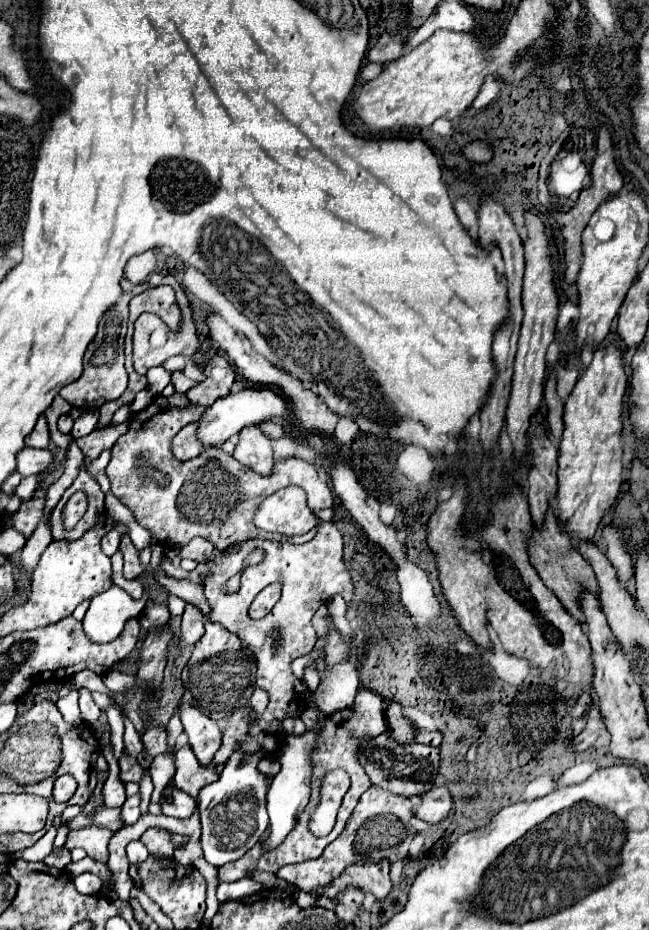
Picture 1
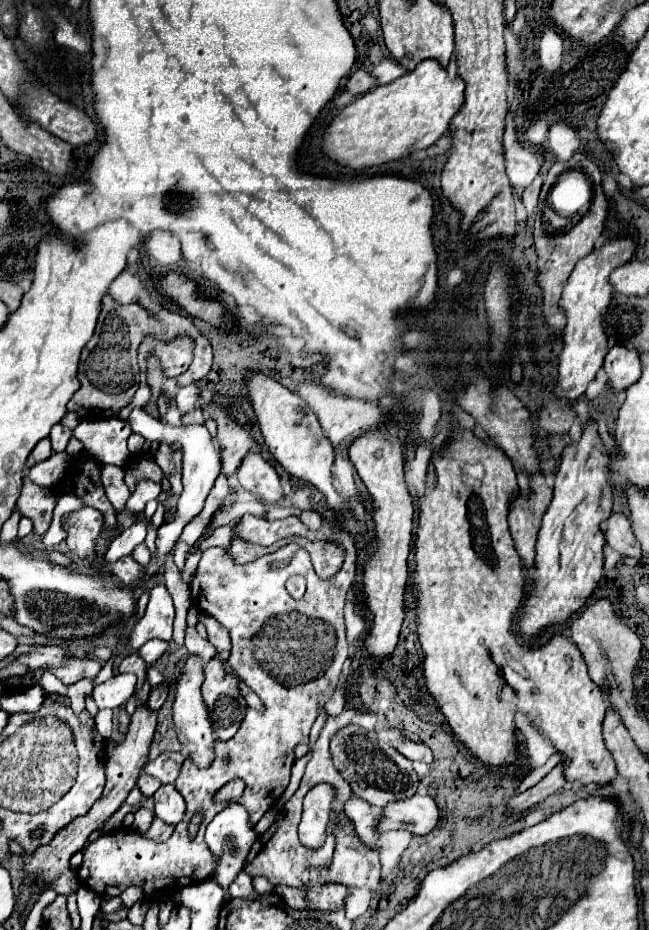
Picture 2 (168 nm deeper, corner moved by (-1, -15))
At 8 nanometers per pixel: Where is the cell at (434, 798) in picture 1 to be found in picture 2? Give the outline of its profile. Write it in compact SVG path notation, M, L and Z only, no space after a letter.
M412 795L412 799L388 803L388 807L380 811L380 821L376 829L406 829L414 835L426 835L438 825L438 817L438 805L430 795Z

